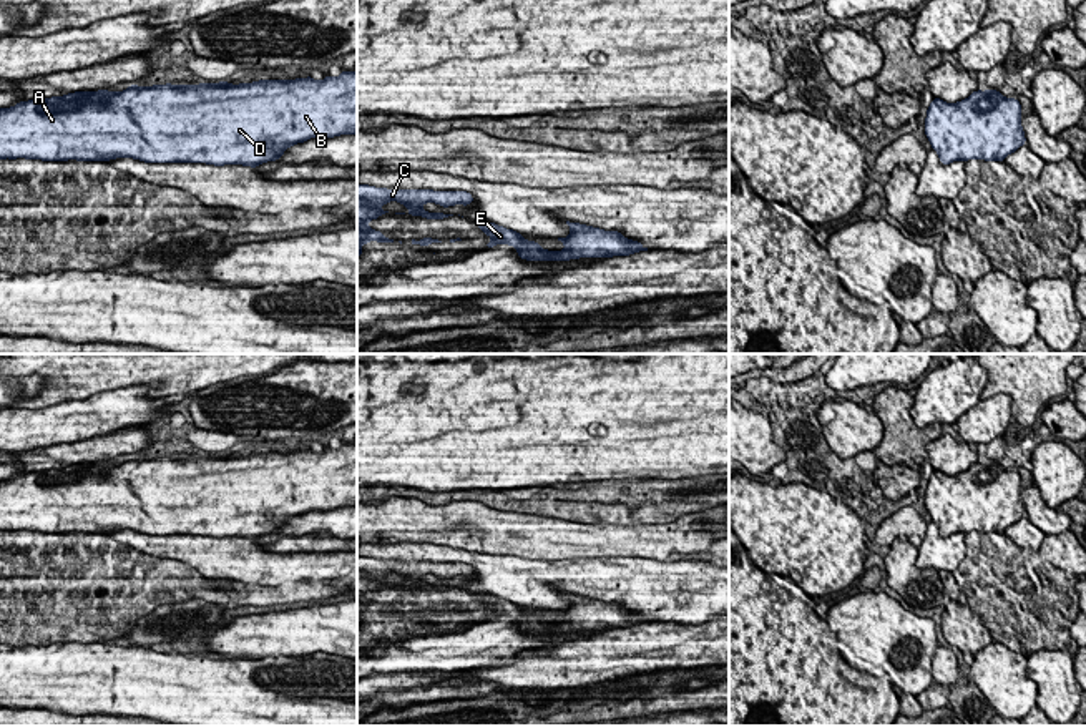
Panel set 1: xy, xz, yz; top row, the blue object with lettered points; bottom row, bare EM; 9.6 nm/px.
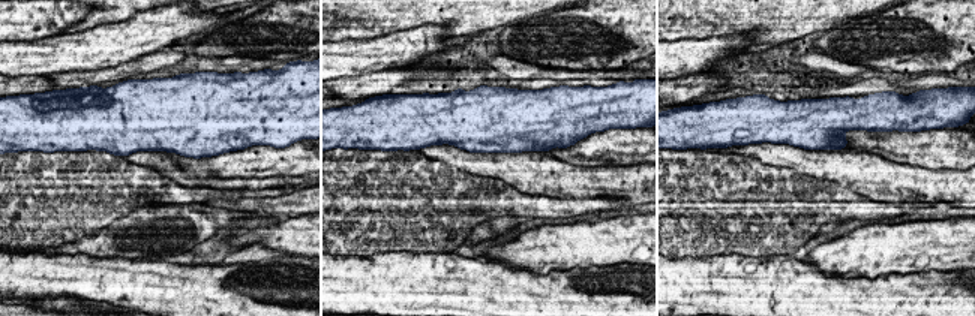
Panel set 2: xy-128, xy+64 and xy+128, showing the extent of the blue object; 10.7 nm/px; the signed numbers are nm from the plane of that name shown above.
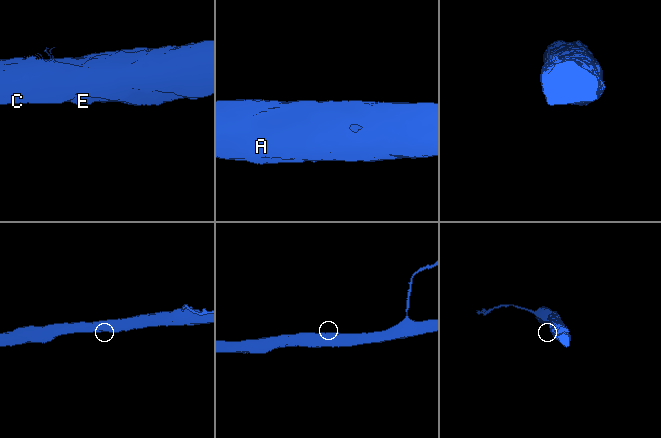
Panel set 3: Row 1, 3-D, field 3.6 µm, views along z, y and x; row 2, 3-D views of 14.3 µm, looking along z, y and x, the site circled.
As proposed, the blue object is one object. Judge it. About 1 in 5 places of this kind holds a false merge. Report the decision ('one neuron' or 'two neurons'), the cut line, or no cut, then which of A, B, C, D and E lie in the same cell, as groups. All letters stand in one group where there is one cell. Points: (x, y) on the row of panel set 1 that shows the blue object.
one neuron | no cut | A B C D E

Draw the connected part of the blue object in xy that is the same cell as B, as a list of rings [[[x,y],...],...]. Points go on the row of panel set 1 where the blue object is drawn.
[[[342,71],[337,78],[327,75],[324,80],[316,81],[312,76],[296,80],[259,80],[252,83],[231,85],[229,81],[201,83],[201,85],[153,85],[138,86],[130,85],[121,93],[98,90],[98,91],[75,91],[65,96],[51,96],[45,100],[20,101],[13,108],[0,108],[0,159],[25,158],[42,161],[110,161],[116,158],[133,158],[144,163],[206,163],[214,166],[242,164],[256,168],[267,161],[279,159],[289,146],[304,143],[311,138],[334,138],[340,135],[357,135],[357,71]]]

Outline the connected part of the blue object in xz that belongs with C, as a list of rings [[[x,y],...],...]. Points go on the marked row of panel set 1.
[[[357,184],[357,258],[362,256],[360,246],[374,239],[377,243],[395,243],[394,238],[385,239],[384,233],[370,229],[367,226],[369,221],[389,213],[380,209],[380,206],[387,204],[389,201],[397,201],[407,206],[407,214],[410,216],[422,216],[427,219],[445,219],[453,214],[428,213],[423,211],[422,206],[425,203],[435,203],[443,208],[455,204],[468,206],[473,203],[473,196],[467,191],[387,189],[369,184]]]

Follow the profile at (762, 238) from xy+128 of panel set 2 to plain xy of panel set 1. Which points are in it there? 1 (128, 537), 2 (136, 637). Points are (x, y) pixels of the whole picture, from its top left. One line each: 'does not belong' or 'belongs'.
1: does not belong
2: does not belong

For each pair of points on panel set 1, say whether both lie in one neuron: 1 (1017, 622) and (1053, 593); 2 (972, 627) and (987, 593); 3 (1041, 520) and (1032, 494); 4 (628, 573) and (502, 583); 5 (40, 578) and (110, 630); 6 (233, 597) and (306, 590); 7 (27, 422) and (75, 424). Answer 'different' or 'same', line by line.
1: same
2: different
3: same
4: same
5: same
6: same
7: same

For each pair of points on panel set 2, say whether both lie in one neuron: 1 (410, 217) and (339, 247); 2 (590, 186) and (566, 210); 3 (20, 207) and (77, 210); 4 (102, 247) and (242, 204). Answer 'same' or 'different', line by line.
1: same
2: different
3: same
4: different

